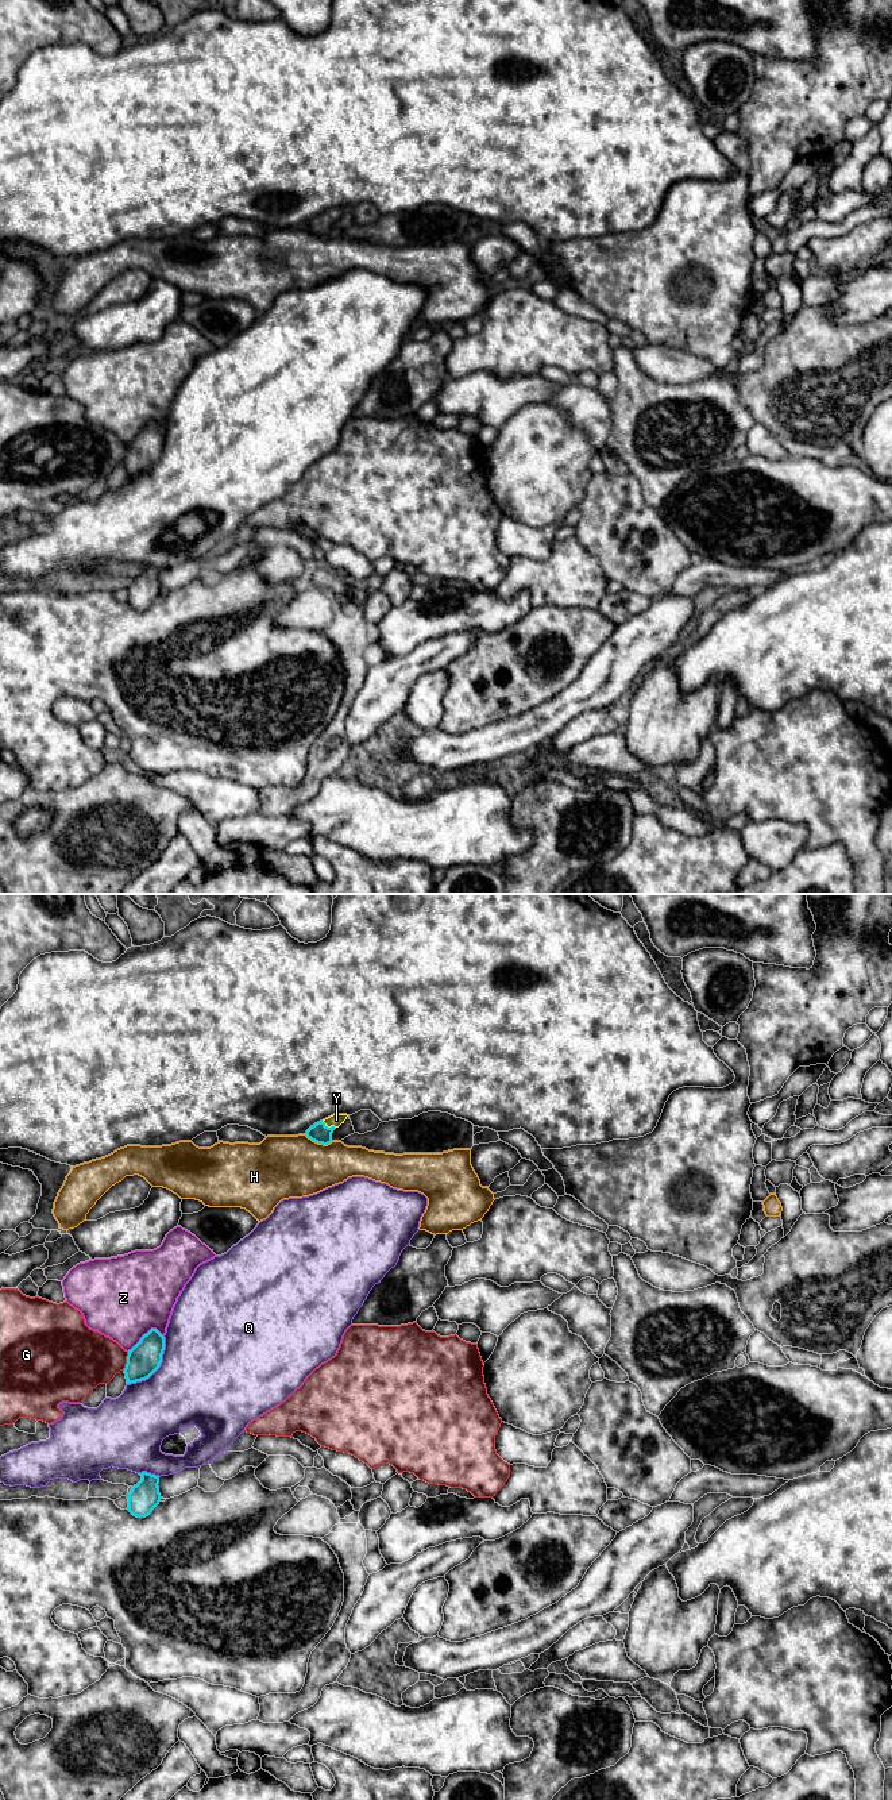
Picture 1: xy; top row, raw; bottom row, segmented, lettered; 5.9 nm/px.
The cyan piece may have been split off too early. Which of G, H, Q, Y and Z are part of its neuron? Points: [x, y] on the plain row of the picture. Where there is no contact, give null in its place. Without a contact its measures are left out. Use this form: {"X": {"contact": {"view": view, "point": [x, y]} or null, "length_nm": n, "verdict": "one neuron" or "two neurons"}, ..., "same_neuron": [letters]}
{"G": {"contact": {"view": "xy", "point": [127, 454]}, "length_nm": 120, "verdict": "two neurons"}, "H": {"contact": {"view": "xy", "point": [319, 235]}, "length_nm": 180, "verdict": "two neurons"}, "Q": {"contact": {"view": "xy", "point": [158, 459]}, "length_nm": 360, "verdict": "two neurons"}, "Y": {"contact": {"view": "xy", "point": [327, 219]}, "length_nm": 100, "verdict": "one neuron"}, "Z": {"contact": {"view": "xy", "point": [145, 427]}, "length_nm": 240, "verdict": "two neurons"}, "same_neuron": ["Y"]}

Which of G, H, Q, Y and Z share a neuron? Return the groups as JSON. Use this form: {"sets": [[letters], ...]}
{"sets": [["G"], ["H"], ["Q"], ["Y"], ["Z"]]}

